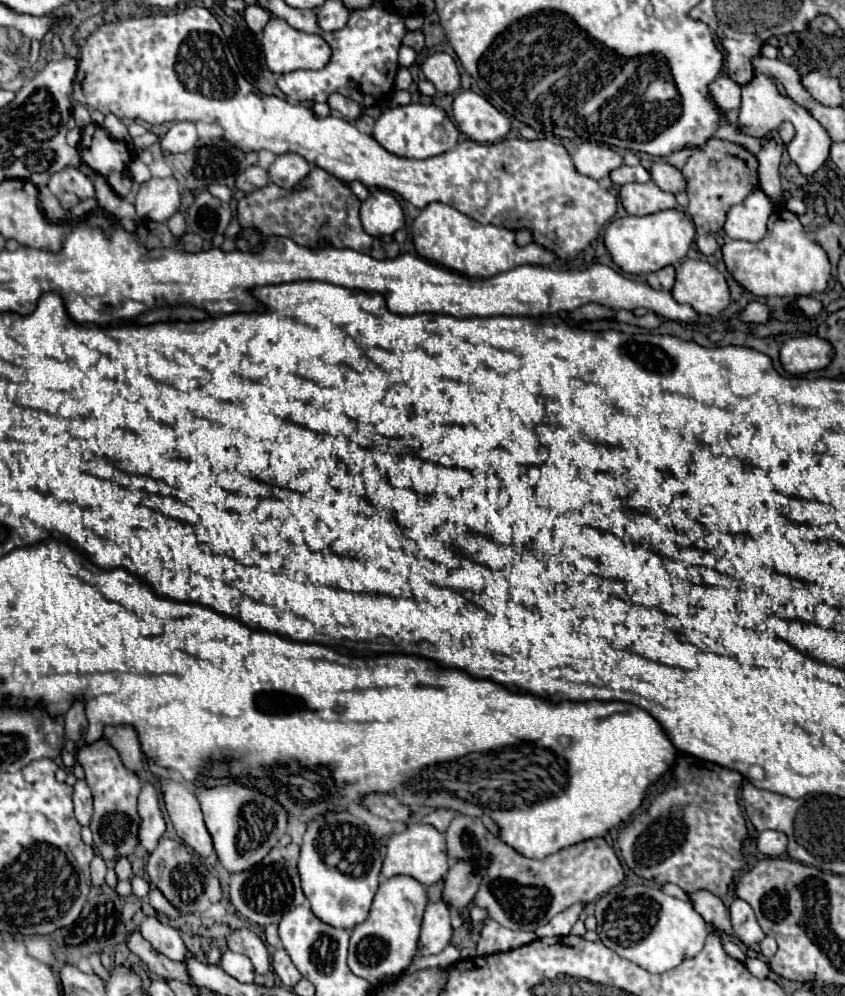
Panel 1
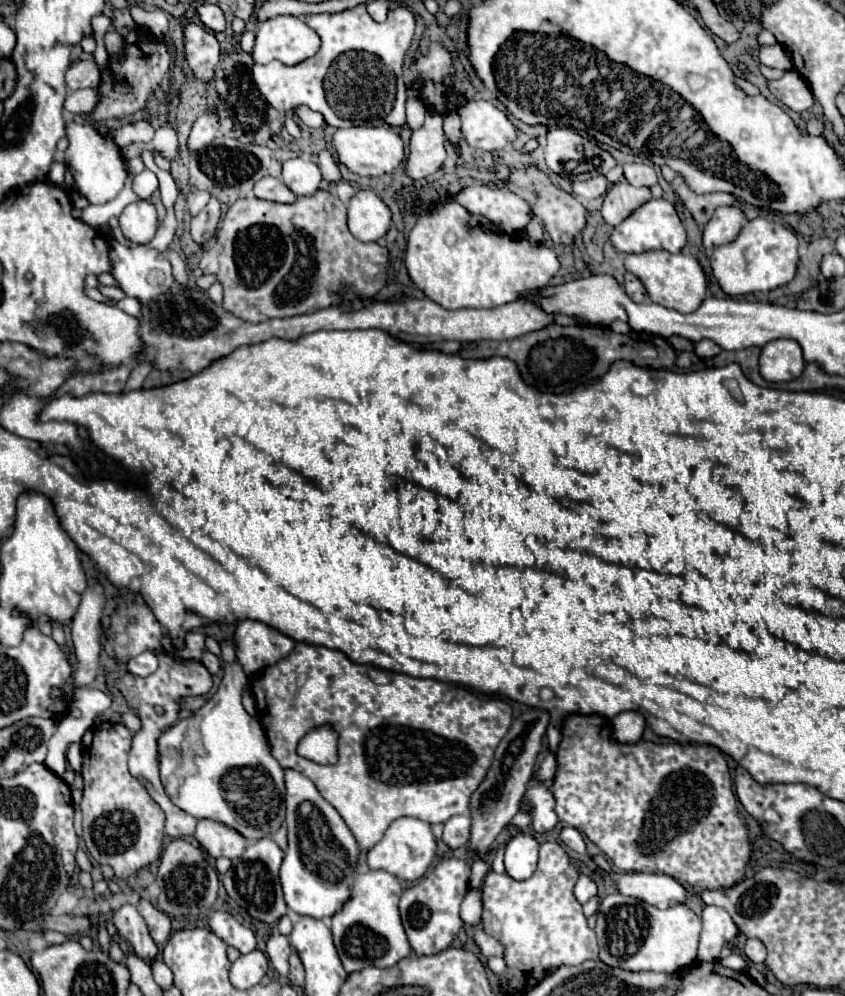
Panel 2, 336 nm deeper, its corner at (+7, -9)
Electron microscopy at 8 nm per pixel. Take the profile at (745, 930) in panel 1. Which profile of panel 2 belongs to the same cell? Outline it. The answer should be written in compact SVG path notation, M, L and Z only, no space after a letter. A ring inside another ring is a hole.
M705 906L697 960L719 960L721 948L733 938L737 938L737 934L739 930L727 910L719 906Z

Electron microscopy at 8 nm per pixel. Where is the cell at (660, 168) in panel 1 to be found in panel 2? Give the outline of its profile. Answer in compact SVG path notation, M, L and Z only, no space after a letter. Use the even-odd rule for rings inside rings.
M623 164L625 168L625 178L633 186L653 186L657 184L657 174L651 166L647 164Z

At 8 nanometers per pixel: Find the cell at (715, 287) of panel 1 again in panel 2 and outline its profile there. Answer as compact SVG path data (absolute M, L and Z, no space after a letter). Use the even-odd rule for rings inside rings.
M651 250L643 254L627 254L625 256L625 268L633 272L647 288L649 298L655 304L679 310L679 312L691 312L701 306L707 292L707 280L703 274L701 264L691 254L669 254L665 250Z

